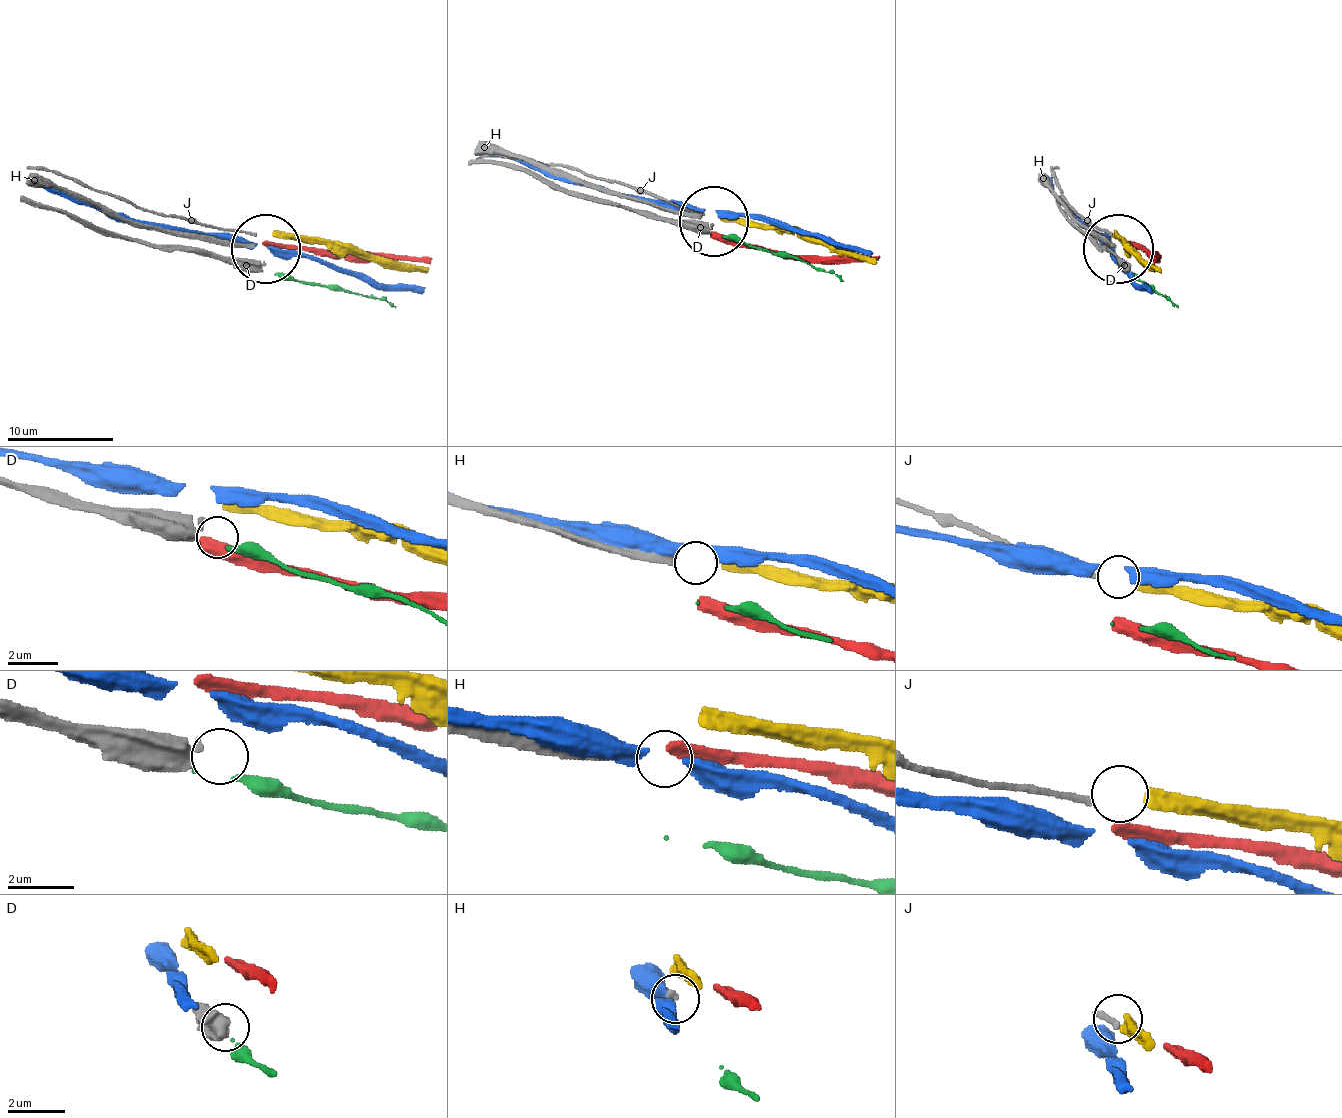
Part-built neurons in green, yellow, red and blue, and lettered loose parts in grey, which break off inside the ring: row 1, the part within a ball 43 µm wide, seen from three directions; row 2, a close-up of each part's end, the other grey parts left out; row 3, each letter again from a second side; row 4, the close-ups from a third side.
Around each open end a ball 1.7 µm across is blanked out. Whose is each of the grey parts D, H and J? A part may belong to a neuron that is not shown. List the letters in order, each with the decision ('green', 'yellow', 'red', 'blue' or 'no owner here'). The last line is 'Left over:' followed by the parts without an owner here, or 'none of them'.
D: no owner here
H: no owner here
J: no owner here
Left over: D, H, J

